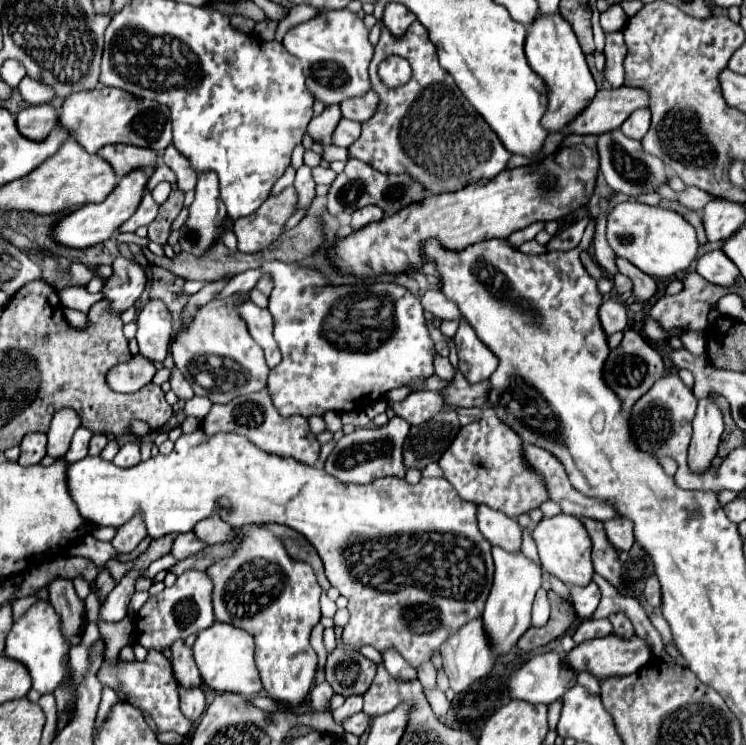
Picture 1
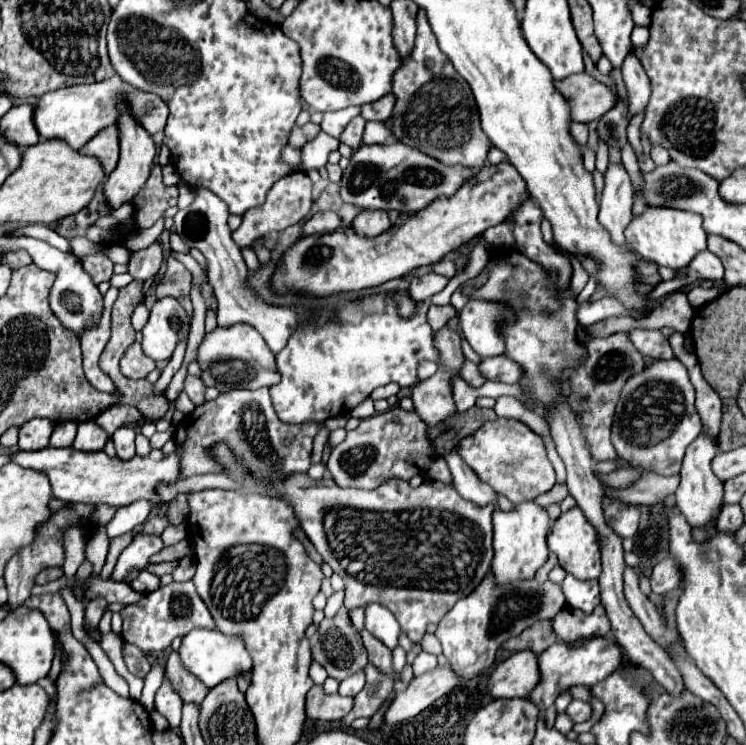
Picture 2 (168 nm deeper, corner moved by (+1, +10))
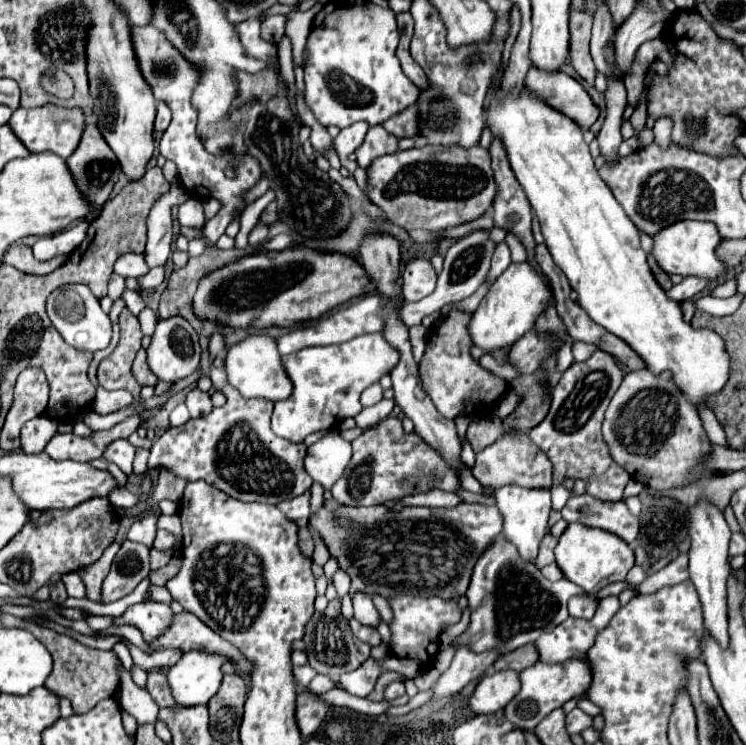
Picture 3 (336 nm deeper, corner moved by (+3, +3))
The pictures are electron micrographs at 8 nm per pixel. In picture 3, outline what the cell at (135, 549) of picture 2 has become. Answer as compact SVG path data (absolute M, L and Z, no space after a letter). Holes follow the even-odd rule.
M150 511L142 519L138 519L128 531L128 541L152 547L154 545L154 537L156 537L156 519L158 519L156 511Z

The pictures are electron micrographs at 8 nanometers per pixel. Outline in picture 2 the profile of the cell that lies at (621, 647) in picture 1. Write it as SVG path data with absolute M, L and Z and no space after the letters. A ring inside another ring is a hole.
M588 638L574 644L554 642L546 652L538 656L538 670L540 670L540 682L536 688L528 694L528 700L534 702L540 712L550 708L554 700L570 690L572 686L594 686L608 678L616 668L620 668L620 648L610 638Z

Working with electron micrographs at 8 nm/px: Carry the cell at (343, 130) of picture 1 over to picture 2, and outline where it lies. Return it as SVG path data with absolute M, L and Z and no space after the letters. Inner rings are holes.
M362 116L354 118L348 128L344 130L344 134L340 136L340 142L342 144L348 144L352 150L358 150L362 146L362 136L364 136L364 126L366 126L366 120Z

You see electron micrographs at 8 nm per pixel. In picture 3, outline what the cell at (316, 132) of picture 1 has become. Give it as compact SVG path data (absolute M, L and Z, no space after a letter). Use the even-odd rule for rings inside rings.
M358 121L358 123L352 123L350 127L340 129L340 133L334 139L334 149L338 153L341 165L348 169L350 176L353 176L358 164L349 160L348 155L362 143L366 131L368 131L368 123Z

